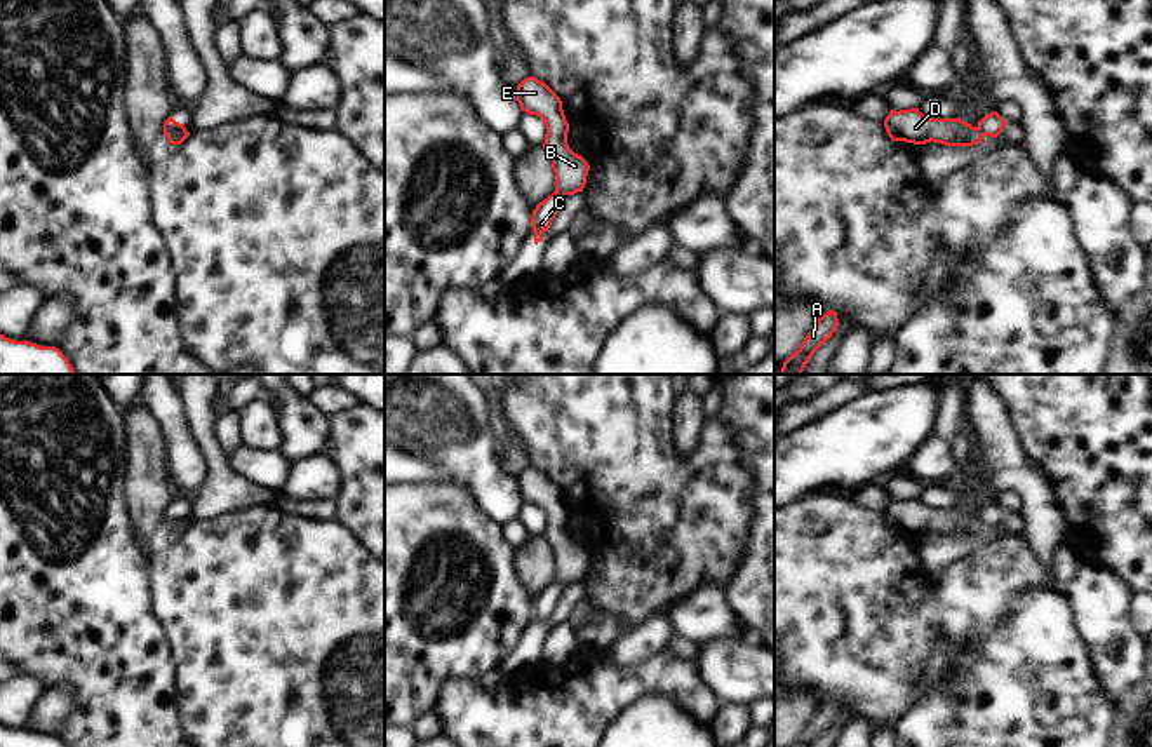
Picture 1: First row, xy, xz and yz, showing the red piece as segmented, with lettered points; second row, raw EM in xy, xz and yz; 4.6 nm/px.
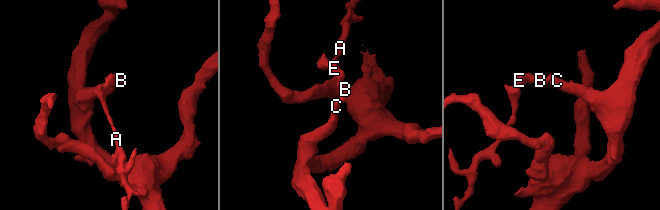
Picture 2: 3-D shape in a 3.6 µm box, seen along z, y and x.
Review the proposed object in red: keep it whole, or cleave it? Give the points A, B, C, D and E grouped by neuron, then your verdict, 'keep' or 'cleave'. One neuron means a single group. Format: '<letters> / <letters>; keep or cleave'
A B D E / C; cleave

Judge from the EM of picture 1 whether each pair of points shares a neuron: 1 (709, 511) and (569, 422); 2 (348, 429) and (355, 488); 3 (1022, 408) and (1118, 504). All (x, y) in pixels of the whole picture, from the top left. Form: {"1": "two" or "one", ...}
{"1": "one", "2": "one", "3": "one"}

